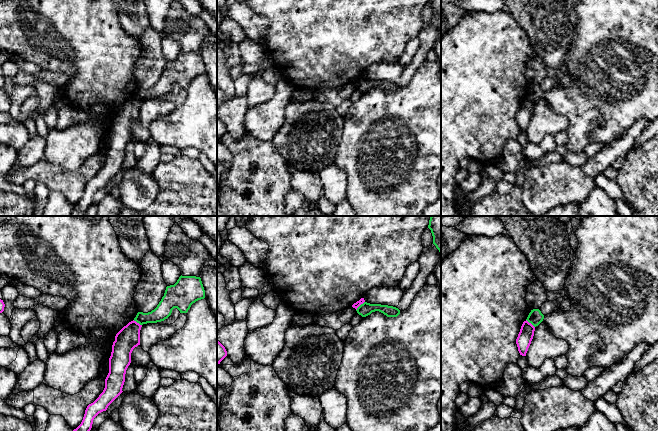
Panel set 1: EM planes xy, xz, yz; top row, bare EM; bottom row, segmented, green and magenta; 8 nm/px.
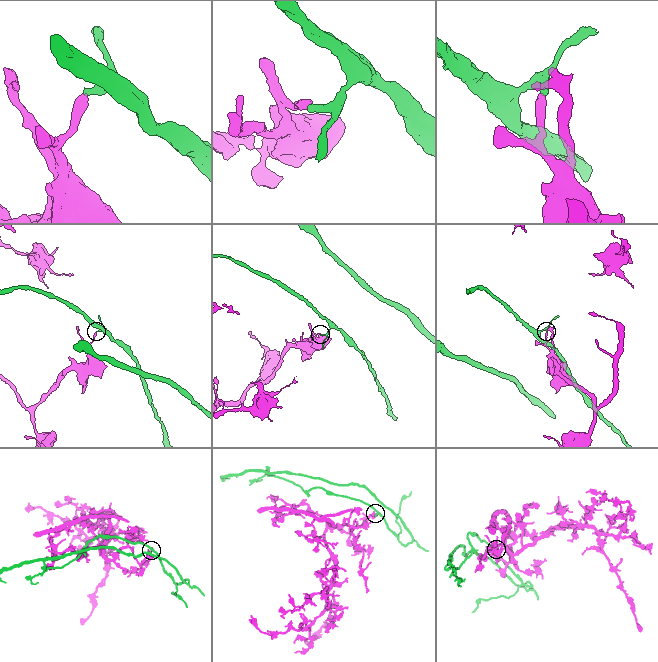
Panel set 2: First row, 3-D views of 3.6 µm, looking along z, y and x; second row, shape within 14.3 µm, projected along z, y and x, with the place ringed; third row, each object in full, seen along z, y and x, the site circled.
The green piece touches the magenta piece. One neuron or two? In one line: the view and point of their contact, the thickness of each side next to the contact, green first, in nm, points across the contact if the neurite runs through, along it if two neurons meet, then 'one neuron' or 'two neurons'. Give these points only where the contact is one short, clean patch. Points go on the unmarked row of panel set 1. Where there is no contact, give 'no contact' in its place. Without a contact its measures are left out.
xz (359, 82) | 110/50 nm | along xz (364, 77), (356, 86) | two neurons

